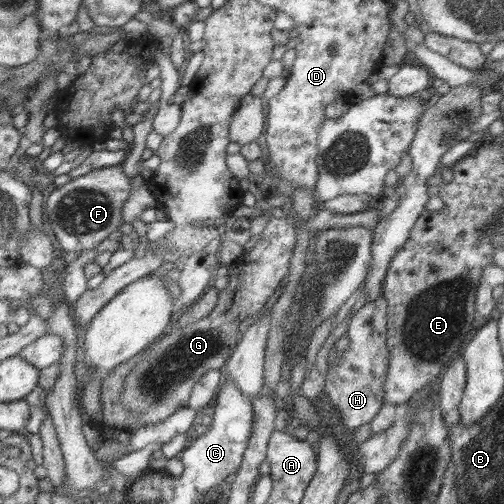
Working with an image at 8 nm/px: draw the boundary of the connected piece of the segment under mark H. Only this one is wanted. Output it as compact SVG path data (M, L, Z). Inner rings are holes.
M381 296L366 302L356 310L348 322L347 349L335 359L333 365L328 365L321 393L325 394L333 408L339 412L341 422L348 430L353 431L360 425L368 424L383 405L383 381L389 359L385 325L387 325L387 300Z

